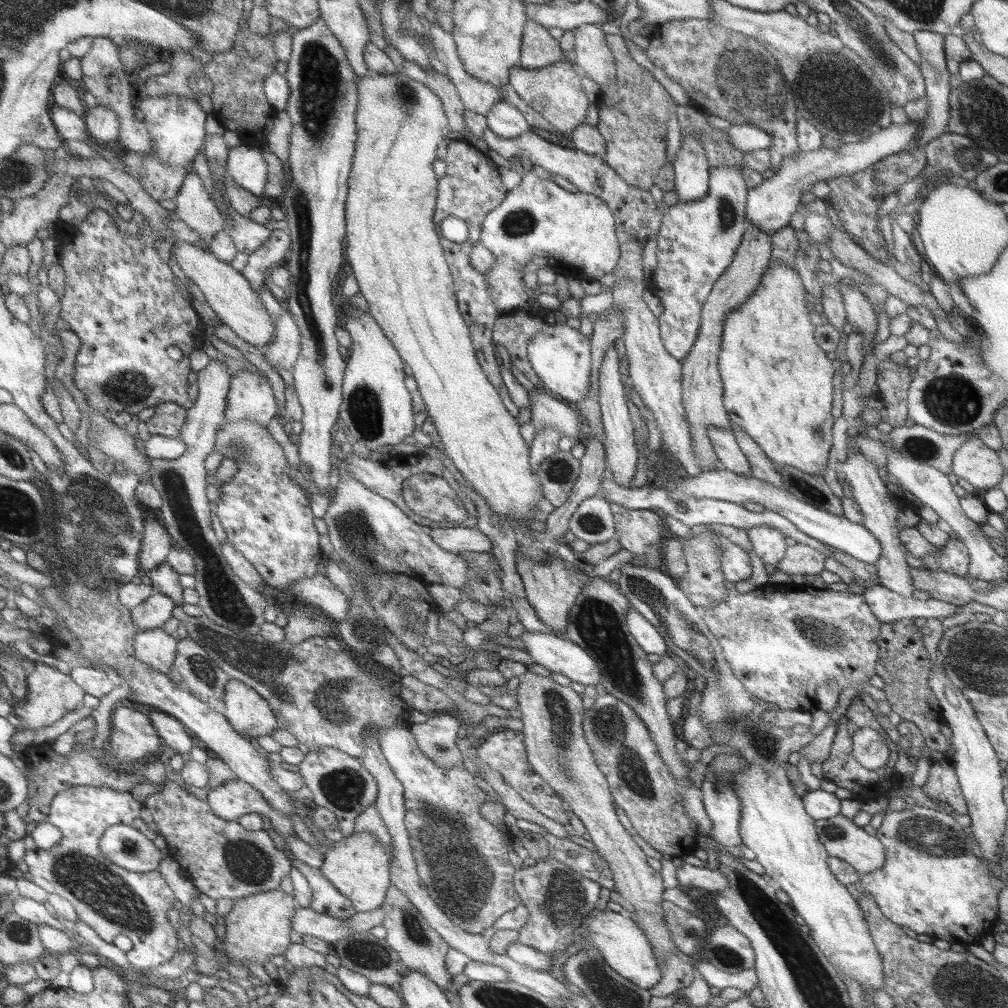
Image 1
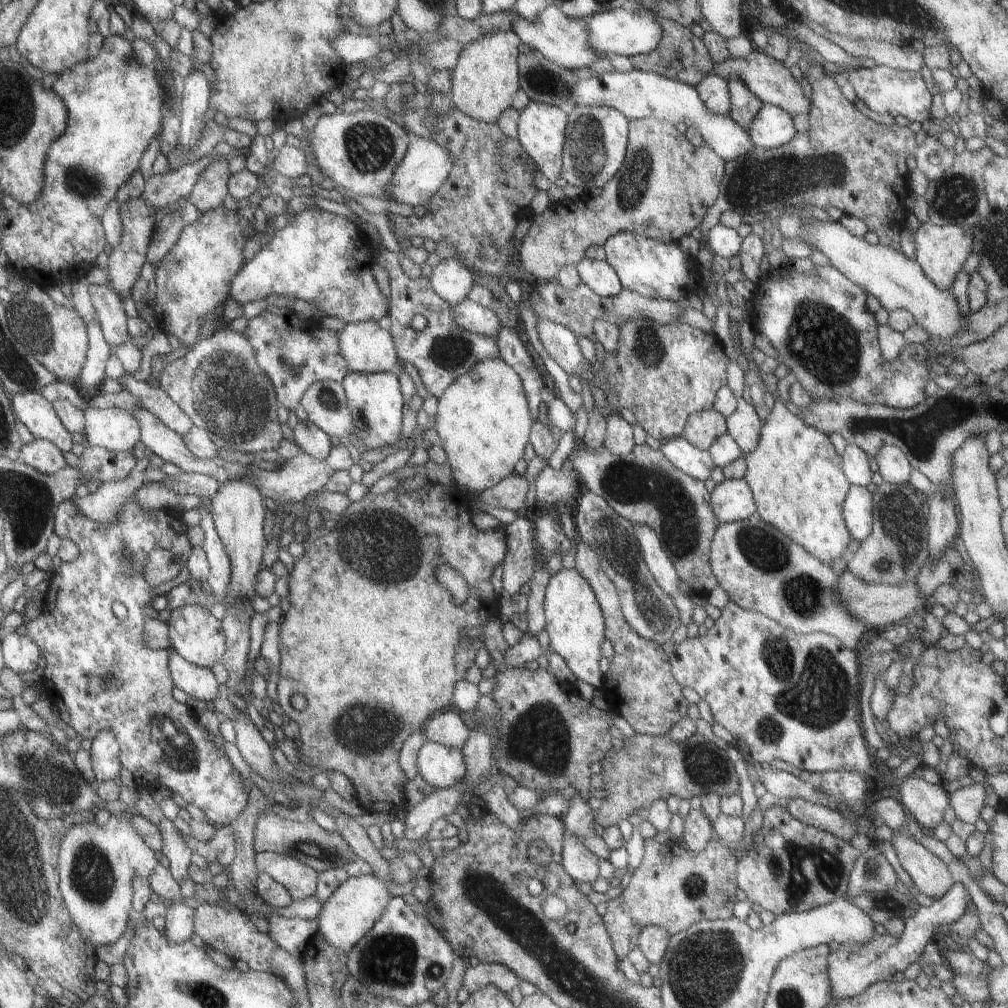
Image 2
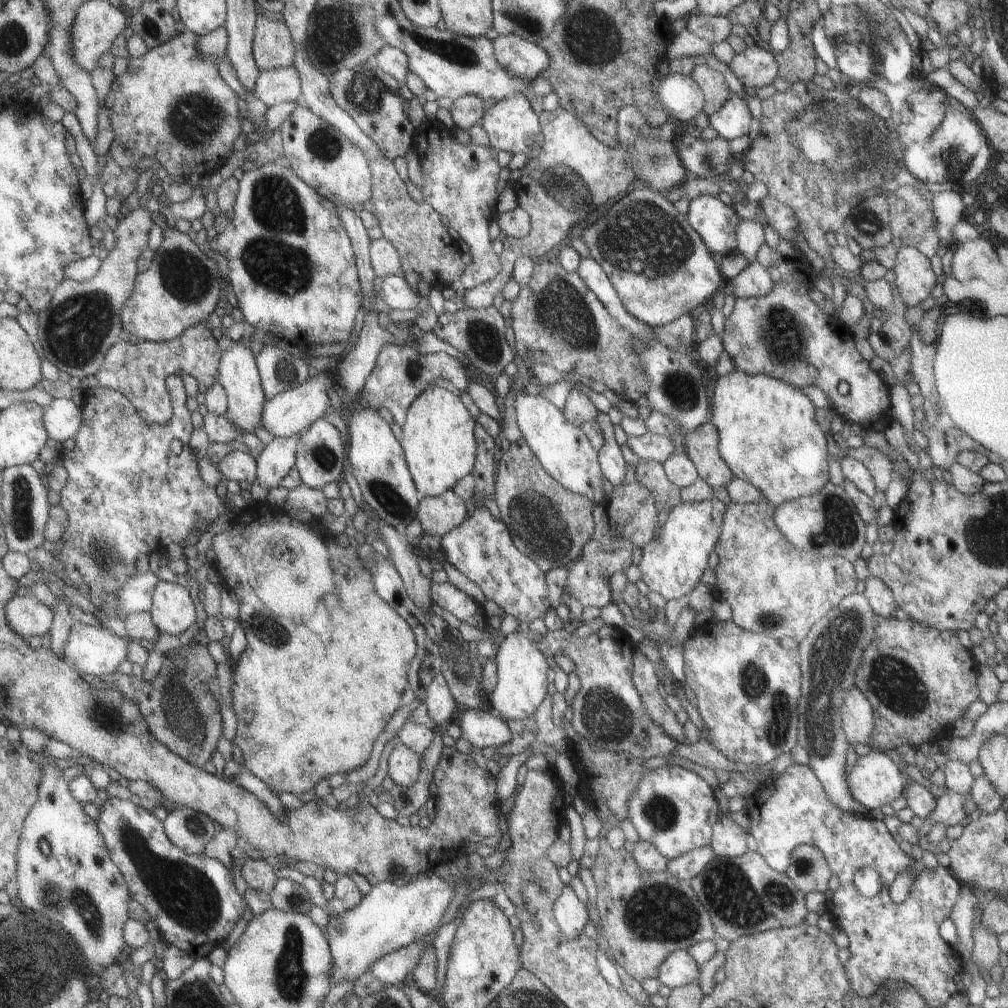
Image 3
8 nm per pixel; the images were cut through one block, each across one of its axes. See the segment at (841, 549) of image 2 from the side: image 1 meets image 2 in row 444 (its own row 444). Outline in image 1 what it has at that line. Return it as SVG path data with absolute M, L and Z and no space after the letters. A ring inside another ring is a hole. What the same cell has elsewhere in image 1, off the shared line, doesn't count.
M780 262L769 263L765 273L761 275L761 281L759 281L757 289L750 294L749 298L745 299L745 302L741 303L741 306L726 314L722 326L717 366L722 382L722 405L725 413L729 416L730 428L738 428L739 431L749 436L774 465L790 466L811 476L817 474L822 476L827 464L827 453L831 446L831 427L835 421L831 416L831 396L833 396L831 377L834 368L831 365L832 360L827 359L826 352L823 352L815 342L814 326L809 323L809 315L807 315L810 311L805 307L806 301L803 298L806 293L801 280L796 273L793 273L793 270L789 269L789 266L780 264Z

